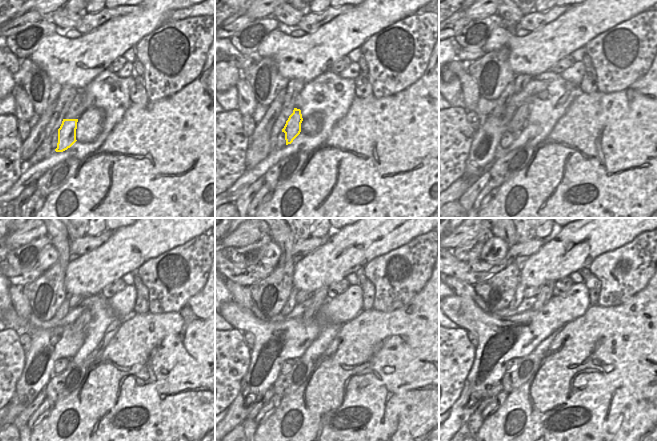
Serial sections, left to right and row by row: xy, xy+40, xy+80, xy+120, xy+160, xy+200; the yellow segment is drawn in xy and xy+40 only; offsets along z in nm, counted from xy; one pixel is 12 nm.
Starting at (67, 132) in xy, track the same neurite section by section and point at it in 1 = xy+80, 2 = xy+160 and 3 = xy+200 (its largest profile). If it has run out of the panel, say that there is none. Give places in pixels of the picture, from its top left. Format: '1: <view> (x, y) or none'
1: xy+80 (518, 122)
2: xy+160 (319, 296)
3: xy+200 (545, 294)

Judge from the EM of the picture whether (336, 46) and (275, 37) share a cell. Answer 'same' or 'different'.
same

